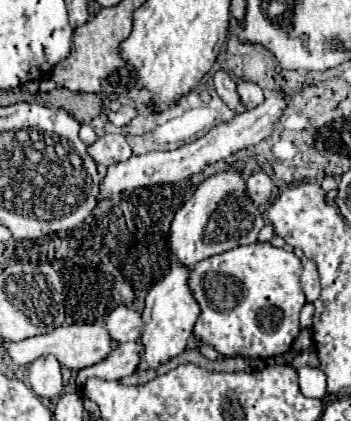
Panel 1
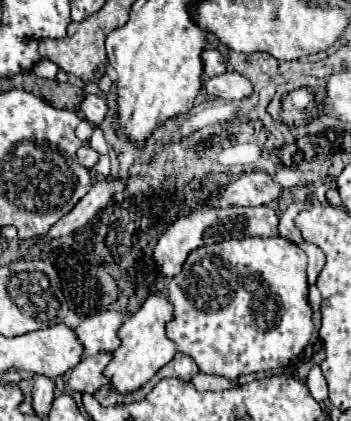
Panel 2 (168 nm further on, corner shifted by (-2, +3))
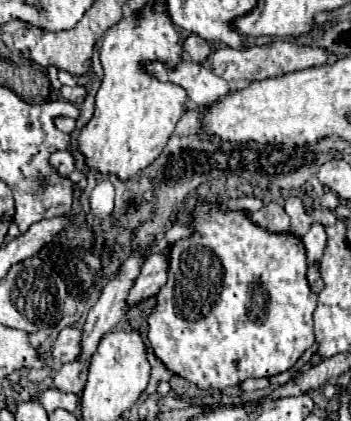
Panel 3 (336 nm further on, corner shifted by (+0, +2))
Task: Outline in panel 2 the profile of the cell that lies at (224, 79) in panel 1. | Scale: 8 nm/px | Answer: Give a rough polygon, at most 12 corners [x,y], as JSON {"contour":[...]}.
{"contour":[[204,49],[204,73],[226,73],[226,61],[216,49]]}

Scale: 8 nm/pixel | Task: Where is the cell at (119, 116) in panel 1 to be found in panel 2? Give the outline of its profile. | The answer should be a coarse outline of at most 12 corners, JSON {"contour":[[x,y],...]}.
{"contour":[[86,95],[84,119],[98,125],[106,119],[108,105],[102,97]]}

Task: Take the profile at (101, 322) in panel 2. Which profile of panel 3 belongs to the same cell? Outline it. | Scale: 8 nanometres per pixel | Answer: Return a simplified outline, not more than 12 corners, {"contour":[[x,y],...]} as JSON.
{"contour":[[64,328],[52,344],[58,364],[80,354],[80,328]]}

